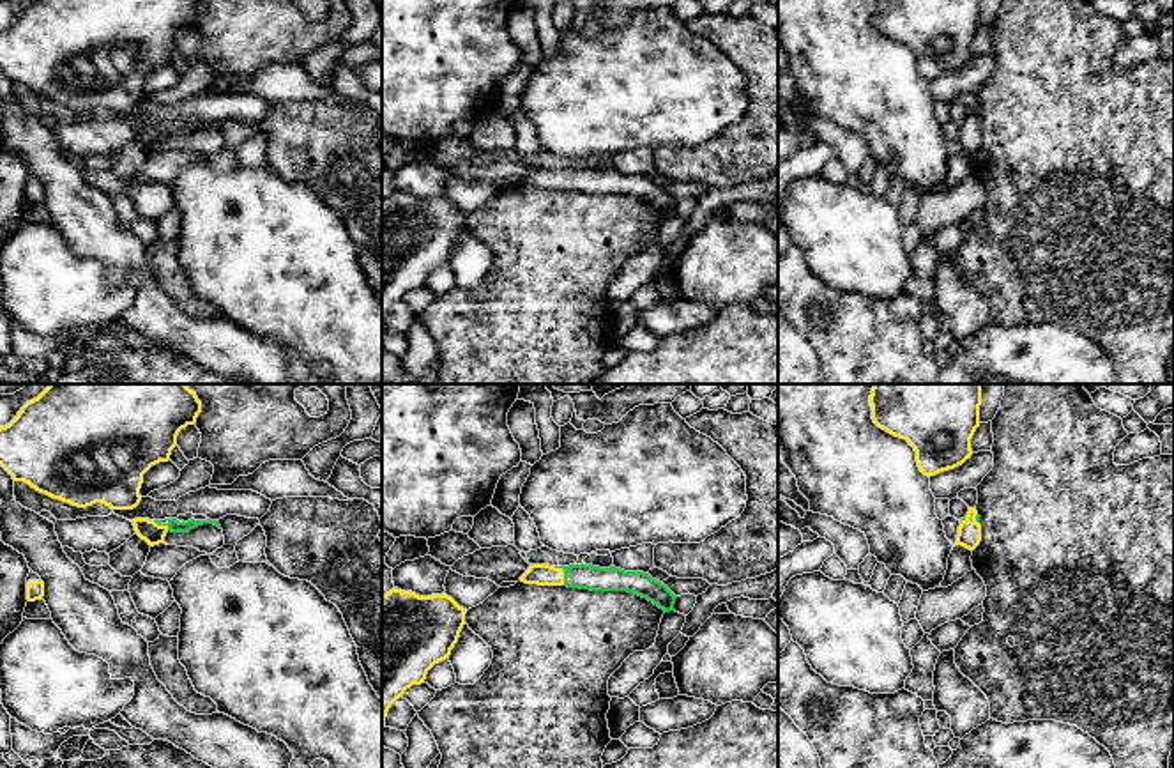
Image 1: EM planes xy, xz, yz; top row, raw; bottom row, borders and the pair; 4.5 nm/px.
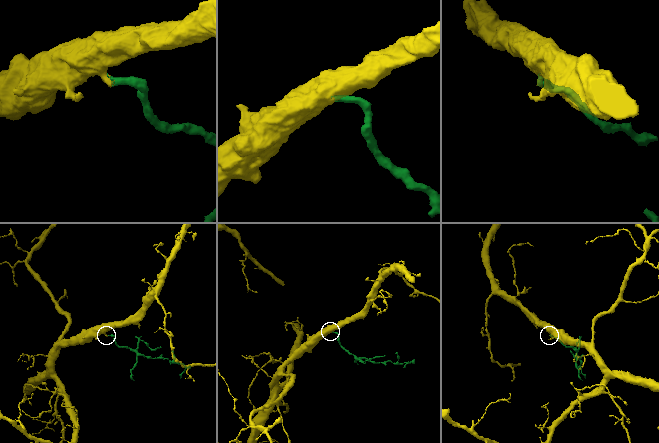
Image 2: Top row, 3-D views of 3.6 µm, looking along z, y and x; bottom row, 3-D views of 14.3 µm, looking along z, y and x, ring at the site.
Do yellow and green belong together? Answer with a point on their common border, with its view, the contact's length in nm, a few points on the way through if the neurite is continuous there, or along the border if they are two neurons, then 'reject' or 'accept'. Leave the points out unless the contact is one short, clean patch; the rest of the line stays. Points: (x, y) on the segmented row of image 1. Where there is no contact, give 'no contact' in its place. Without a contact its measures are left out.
contact xz (563, 574); length 100 nm; way xz (538, 574), (563, 574), (591, 577); accept

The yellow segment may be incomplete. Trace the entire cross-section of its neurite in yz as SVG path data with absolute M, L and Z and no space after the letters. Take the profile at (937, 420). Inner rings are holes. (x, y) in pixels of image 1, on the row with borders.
M873 384L870 405L879 428L914 448L925 476L955 469L971 458L971 439L980 426L981 384Z

